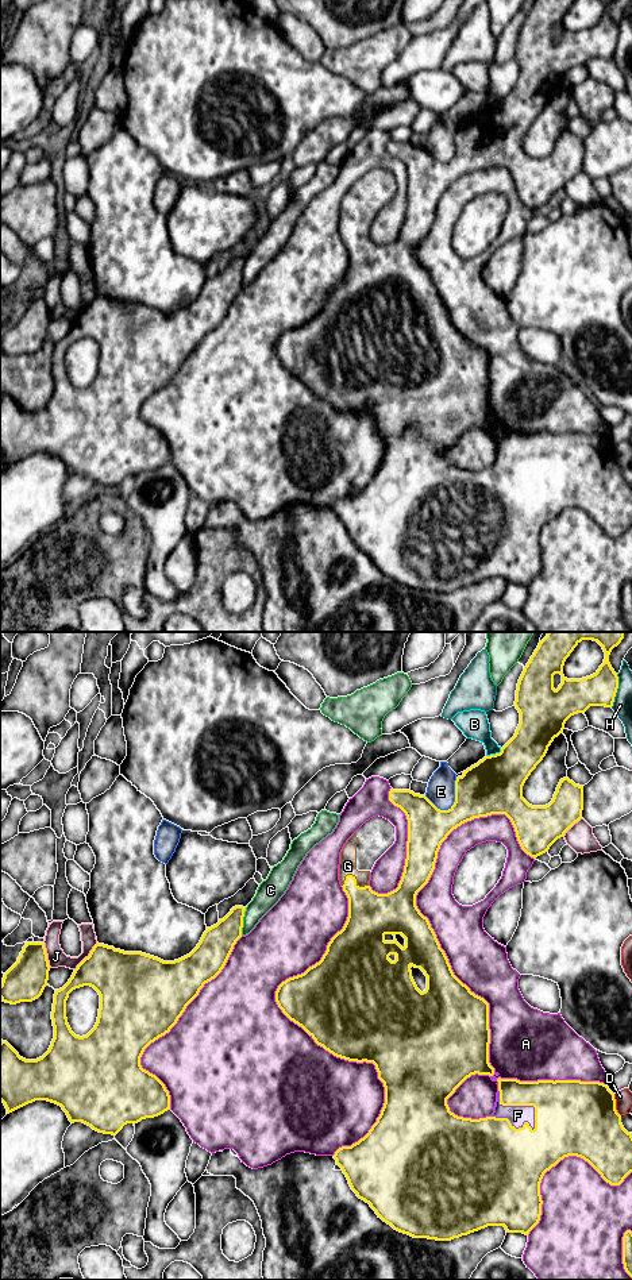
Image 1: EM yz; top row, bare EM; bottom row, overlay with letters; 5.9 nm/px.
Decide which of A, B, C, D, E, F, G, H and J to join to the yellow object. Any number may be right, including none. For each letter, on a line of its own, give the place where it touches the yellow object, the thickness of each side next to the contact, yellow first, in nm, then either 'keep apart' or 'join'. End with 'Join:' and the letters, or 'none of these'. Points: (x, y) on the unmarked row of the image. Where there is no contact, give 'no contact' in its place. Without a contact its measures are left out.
A: meets yellow in yz at (453, 324); 380 nm thick on the yellow side, 320 nm on the other; keep apart
B: meets yellow in yz at (496, 105); 340 nm thick on the yellow side, 170 nm on the other; keep apart
C: meets yellow in yz at (242, 273); 200 nm thick on the yellow side, 140 nm on the other; keep apart
D: meets yellow in yz at (615, 457); 440 nm thick on the yellow side, 100 nm on the other; keep apart
E: meets yellow in yz at (453, 157); 320 nm thick on the yellow side, 170 nm on the other; keep apart
F: meets yellow in yz at (523, 457); 360 nm thick on the yellow side, 110 nm on the other; join
G: meets yellow in yz at (354, 230); 280 nm thick on the yellow side, 100 nm on the other; join
H: meets yellow in yz at (616, 42); 200 nm thick on the yellow side, 110 nm on the other; keep apart
J: meets yellow in yz at (88, 308); 340 nm thick on the yellow side, 110 nm on the other; keep apart
Join: F, G

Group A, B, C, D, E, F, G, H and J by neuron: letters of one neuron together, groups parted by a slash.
A / B / C / D / E / F G / H / J

